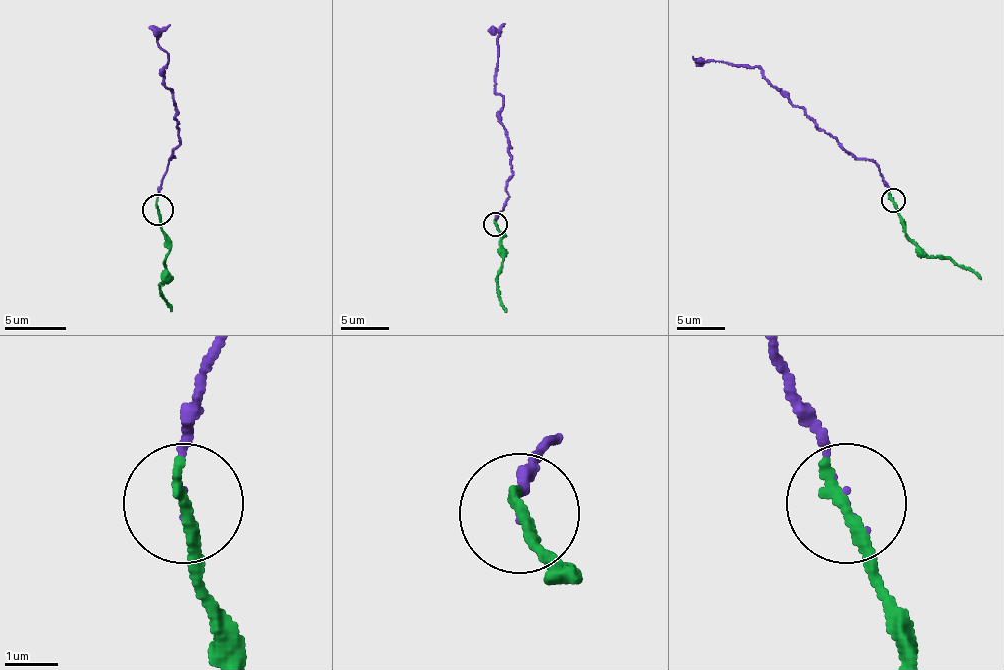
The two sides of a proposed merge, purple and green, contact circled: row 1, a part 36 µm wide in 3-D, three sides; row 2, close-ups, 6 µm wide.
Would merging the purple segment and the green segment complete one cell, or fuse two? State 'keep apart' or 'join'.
keep apart

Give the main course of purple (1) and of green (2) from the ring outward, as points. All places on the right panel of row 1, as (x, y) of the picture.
1: (894, 199), (879, 168), (867, 159), (855, 159), (766, 79), (759, 67), (699, 60), (692, 55)
2: (894, 199), (903, 231), (927, 255), (951, 257), (980, 279)

